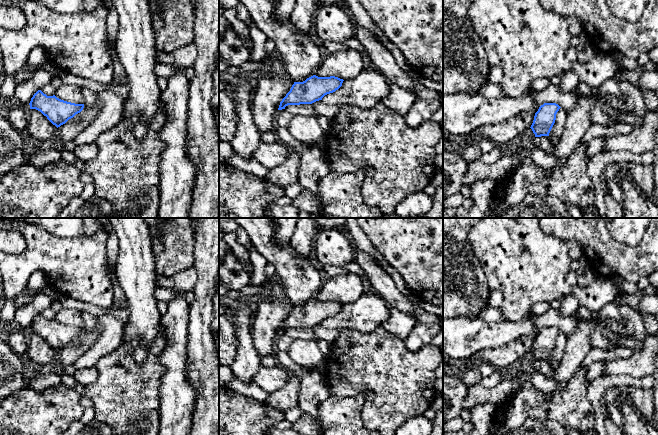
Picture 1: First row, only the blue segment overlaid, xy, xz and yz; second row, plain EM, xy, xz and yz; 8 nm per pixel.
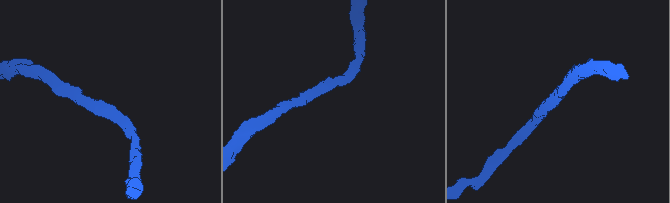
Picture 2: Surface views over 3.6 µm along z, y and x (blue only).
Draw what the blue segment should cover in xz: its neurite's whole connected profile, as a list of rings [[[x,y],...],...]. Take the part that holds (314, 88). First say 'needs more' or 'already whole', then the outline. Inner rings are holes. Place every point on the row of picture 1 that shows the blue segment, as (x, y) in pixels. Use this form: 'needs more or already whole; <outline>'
already whole; [[[313,75],[303,82],[294,82],[290,91],[280,102],[278,110],[285,109],[288,105],[312,104],[330,93],[338,90],[343,79],[335,76],[318,77]]]

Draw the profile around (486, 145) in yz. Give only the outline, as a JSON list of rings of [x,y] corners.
[[[482,137],[479,140],[478,145],[479,145],[482,153],[488,153],[496,146],[496,144],[492,140],[488,139],[486,137]]]

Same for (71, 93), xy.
[[[63,84],[57,89],[55,96],[67,102],[84,104],[81,88],[77,85]]]

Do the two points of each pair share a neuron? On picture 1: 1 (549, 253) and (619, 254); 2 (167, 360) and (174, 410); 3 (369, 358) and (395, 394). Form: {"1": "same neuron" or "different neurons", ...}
{"1": "different neurons", "2": "same neuron", "3": "same neuron"}

